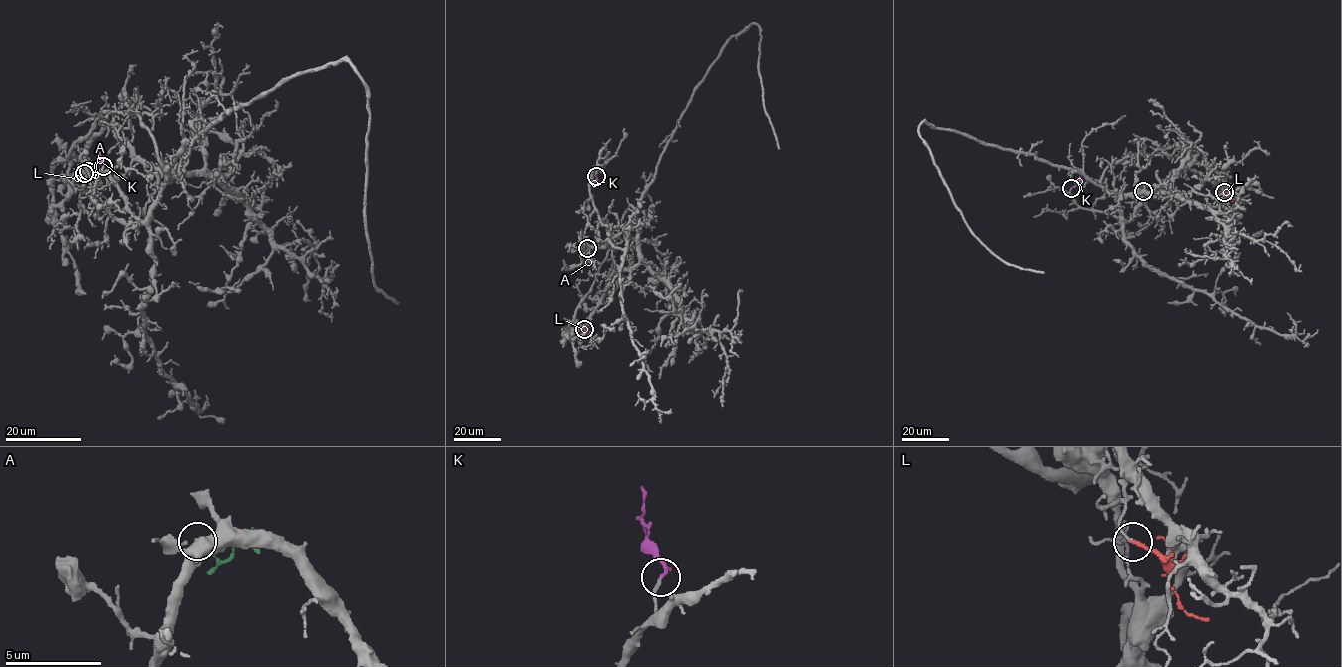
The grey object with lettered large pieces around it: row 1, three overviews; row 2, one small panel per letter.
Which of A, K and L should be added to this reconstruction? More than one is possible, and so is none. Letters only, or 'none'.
K

